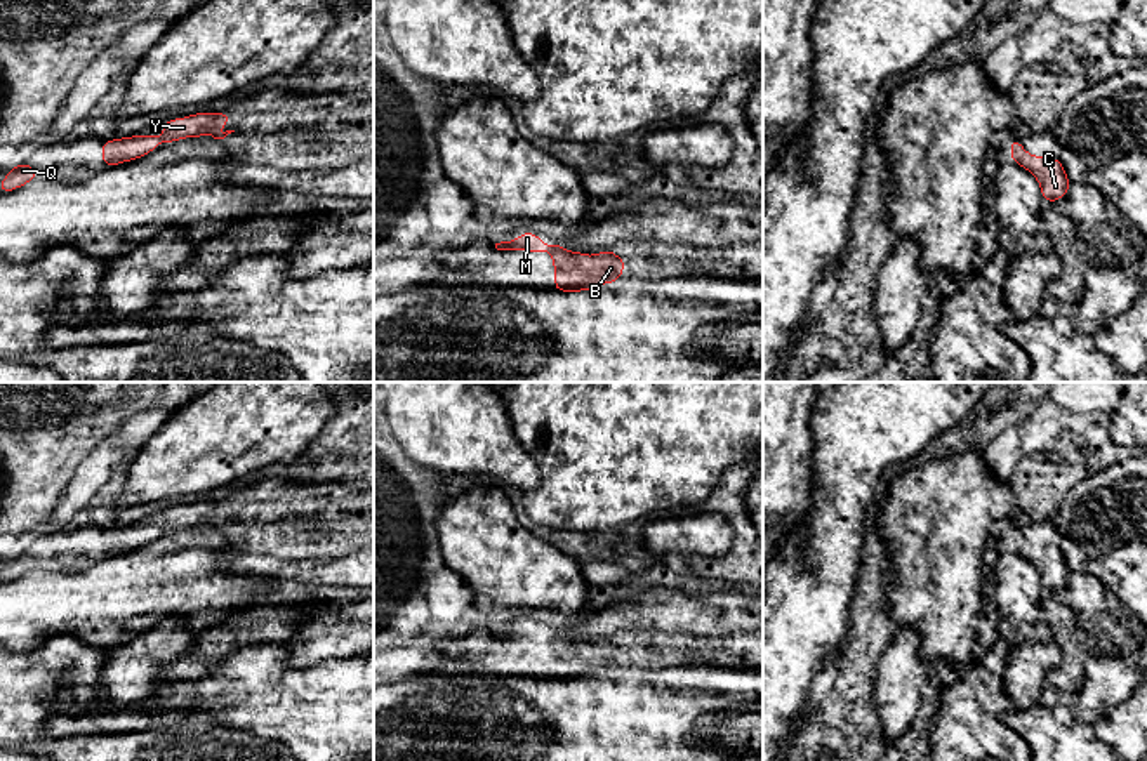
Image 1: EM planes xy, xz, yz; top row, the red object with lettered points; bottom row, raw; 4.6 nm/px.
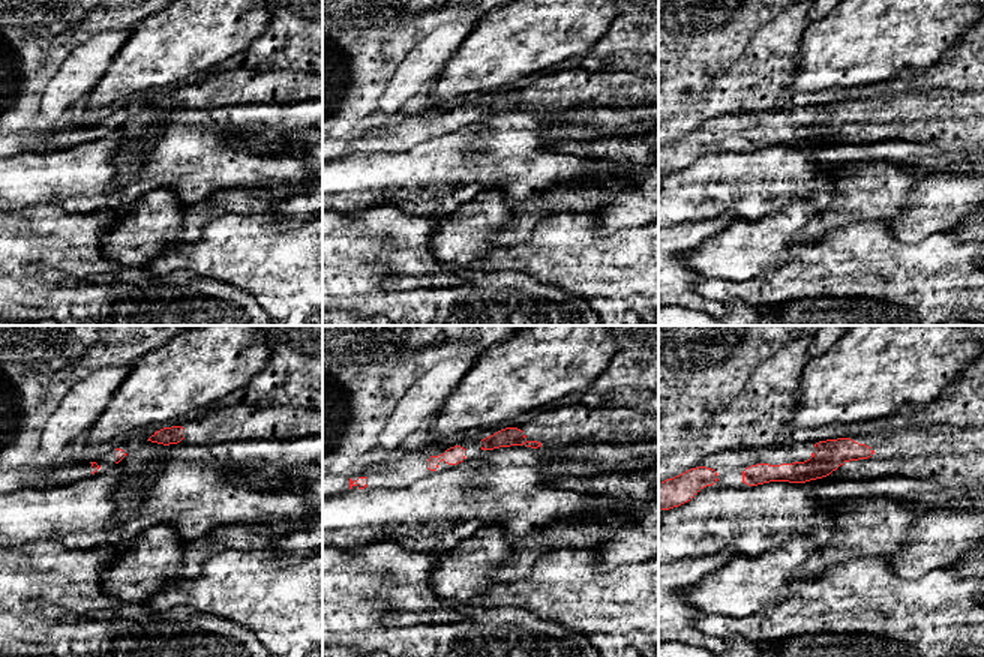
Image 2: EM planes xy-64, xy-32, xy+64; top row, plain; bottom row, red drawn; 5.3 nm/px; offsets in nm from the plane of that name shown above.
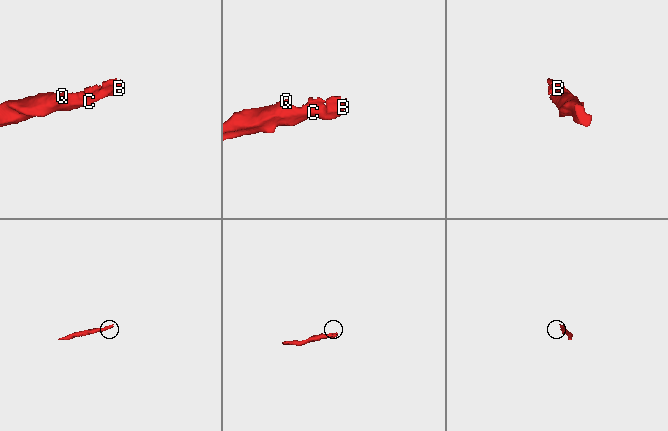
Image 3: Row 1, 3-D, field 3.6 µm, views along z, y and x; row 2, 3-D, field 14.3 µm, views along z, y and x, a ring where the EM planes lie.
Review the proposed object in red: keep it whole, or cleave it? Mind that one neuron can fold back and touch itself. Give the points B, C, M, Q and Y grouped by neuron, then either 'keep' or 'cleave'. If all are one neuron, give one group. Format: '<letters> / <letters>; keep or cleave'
B C M Q Y; keep

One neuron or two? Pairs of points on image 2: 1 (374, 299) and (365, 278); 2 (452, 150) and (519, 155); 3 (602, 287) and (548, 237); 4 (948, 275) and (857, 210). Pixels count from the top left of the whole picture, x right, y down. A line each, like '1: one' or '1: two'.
1: one
2: one
3: one
4: two

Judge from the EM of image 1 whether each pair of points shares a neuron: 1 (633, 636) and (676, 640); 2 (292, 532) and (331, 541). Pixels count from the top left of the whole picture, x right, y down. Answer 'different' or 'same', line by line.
1: same
2: same

